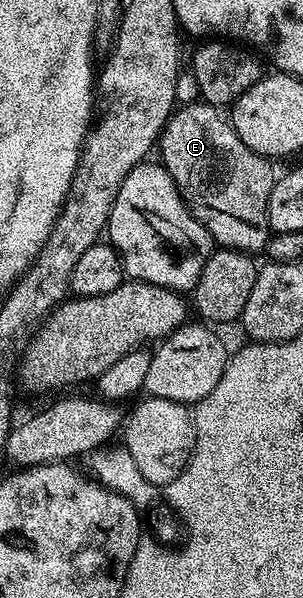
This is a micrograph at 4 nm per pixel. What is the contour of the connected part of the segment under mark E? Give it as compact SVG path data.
M196 100L193 106L182 106L173 113L160 132L158 154L160 150L162 164L168 169L178 192L188 203L188 209L207 228L208 235L217 247L245 252L263 251L270 237L268 201L278 177L277 171L272 171L273 163L261 154L250 152L250 148L246 148L246 144L238 140L231 121L225 115L223 118L220 115L223 113L217 107L200 100Z

